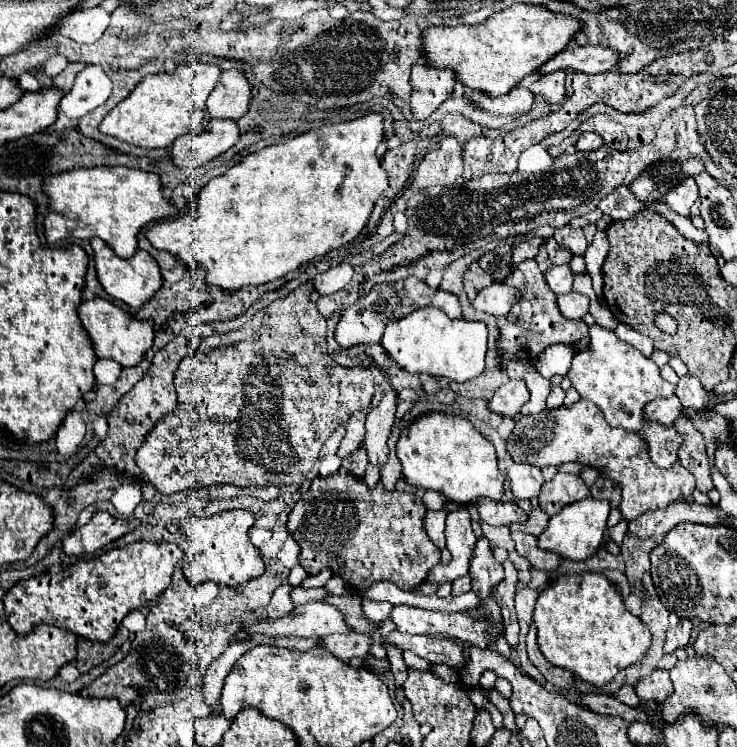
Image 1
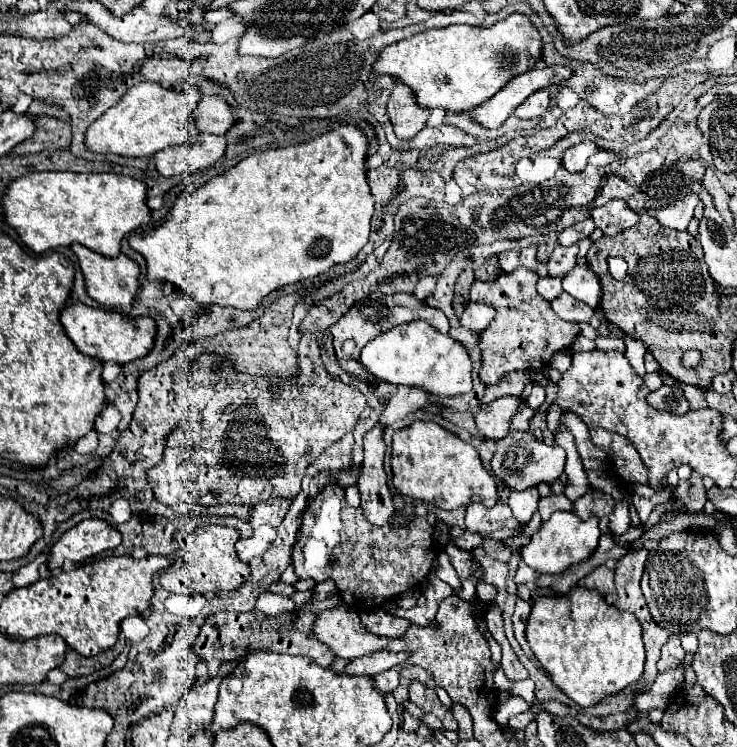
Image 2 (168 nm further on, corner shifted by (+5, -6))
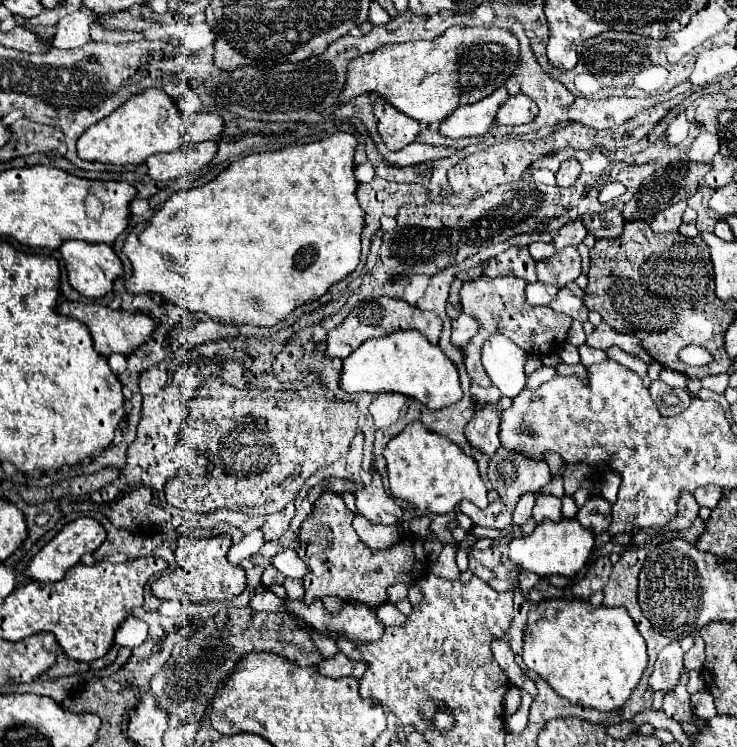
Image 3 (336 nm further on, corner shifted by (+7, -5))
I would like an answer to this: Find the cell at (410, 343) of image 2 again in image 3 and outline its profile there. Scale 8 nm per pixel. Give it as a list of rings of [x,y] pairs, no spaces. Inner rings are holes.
[[[415,330],[395,332],[363,342],[351,356],[343,360],[339,388],[347,394],[397,392],[407,398],[415,398],[429,410],[451,406],[463,396],[455,364],[439,350],[439,346],[433,346],[423,334]]]

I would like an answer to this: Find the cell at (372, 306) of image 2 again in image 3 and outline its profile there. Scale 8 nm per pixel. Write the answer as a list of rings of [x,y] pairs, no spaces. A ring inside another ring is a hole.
[[[373,298],[373,300],[363,300],[359,302],[351,314],[343,320],[343,324],[339,324],[337,328],[333,328],[327,334],[327,356],[329,358],[347,358],[359,344],[363,344],[369,338],[379,338],[379,336],[389,336],[393,332],[399,330],[419,330],[421,334],[425,334],[425,338],[429,338],[429,342],[437,344],[439,336],[441,336],[441,320],[433,314],[433,312],[423,312],[411,304],[407,304],[405,300],[397,300],[397,298]]]

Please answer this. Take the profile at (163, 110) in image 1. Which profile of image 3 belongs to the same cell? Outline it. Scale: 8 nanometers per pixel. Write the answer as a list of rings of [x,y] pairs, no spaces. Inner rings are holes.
[[[149,88],[131,100],[125,102],[119,110],[103,118],[103,122],[95,122],[91,130],[85,130],[77,140],[77,154],[81,160],[89,162],[105,162],[105,164],[143,164],[151,154],[157,152],[175,152],[187,144],[187,136],[181,134],[183,114],[175,106],[175,102],[159,88]]]

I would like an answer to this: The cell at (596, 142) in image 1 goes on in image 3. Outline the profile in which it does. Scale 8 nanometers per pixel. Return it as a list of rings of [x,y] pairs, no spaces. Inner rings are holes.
[[[565,160],[557,172],[559,186],[573,186],[581,174],[581,164],[577,160]]]

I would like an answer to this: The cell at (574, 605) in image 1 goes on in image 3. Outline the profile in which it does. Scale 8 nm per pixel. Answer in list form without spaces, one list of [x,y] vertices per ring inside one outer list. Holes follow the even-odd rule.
[[[543,600],[527,620],[523,662],[559,696],[601,712],[621,708],[637,688],[649,656],[643,636],[623,608],[595,608],[589,600]]]

